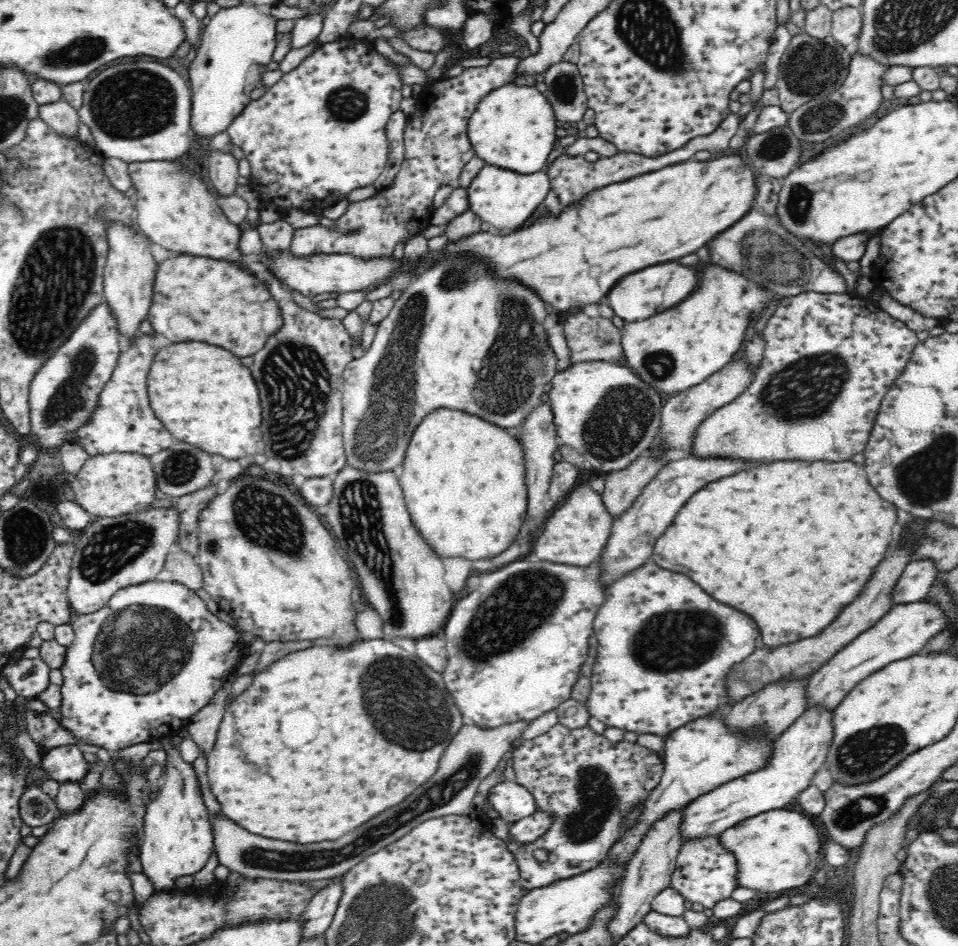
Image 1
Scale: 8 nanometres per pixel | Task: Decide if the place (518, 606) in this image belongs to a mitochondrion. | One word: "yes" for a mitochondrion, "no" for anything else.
yes

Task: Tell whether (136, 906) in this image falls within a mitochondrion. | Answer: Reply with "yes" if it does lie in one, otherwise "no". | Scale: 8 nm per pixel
no

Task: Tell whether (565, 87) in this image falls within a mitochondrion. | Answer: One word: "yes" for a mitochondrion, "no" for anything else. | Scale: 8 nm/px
yes

